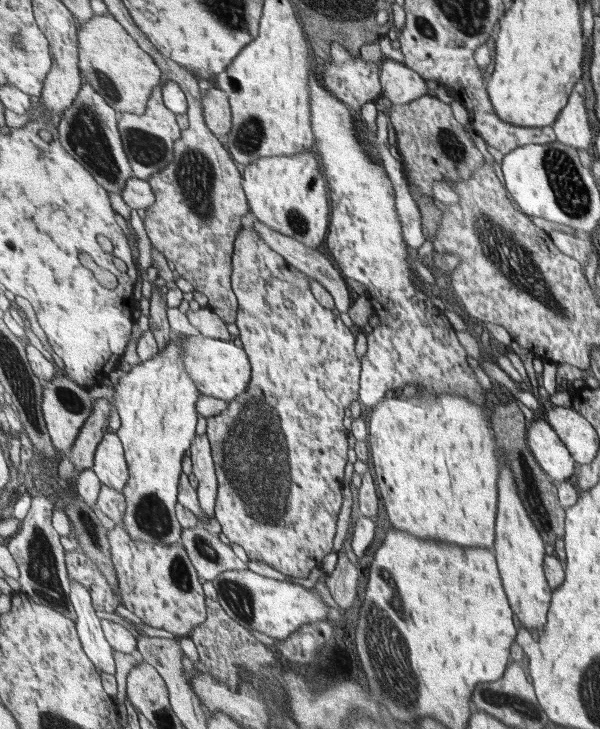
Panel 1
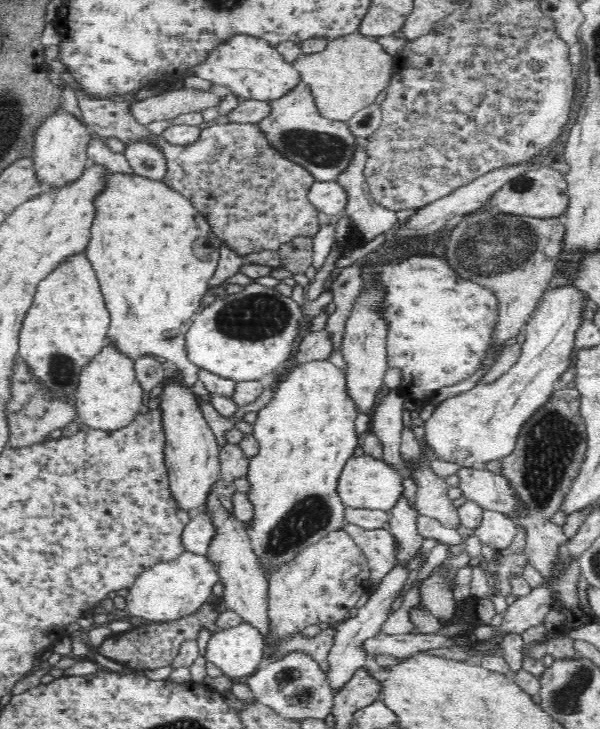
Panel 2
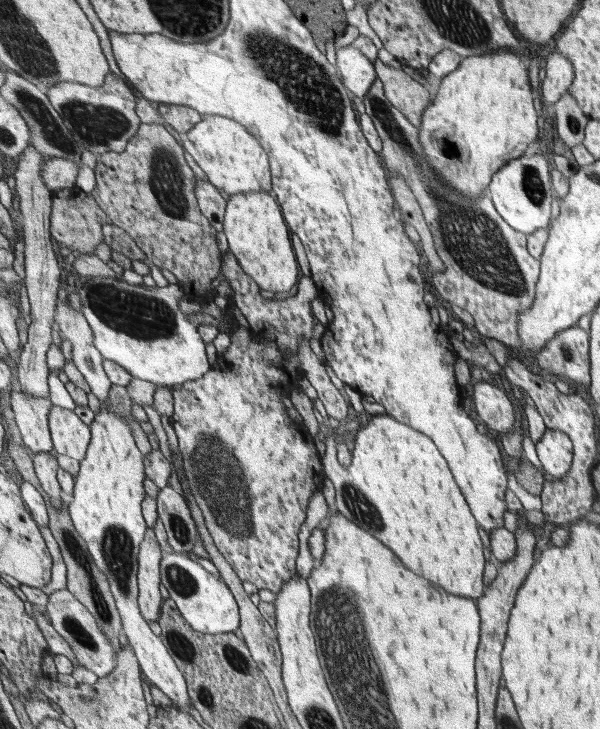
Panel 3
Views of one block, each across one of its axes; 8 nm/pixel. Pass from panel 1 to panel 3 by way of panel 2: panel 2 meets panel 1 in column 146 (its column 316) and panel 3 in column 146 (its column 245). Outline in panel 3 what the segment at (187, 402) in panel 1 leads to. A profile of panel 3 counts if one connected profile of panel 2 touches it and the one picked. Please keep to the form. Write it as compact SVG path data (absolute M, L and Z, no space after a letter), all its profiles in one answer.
M114 385L110 390L109 400L102 405L90 424L90 450L87 451L87 458L81 461L81 471L75 479L74 496L69 498L69 509L77 532L87 540L95 564L98 564L108 577L111 593L114 594L119 615L123 620L124 634L139 658L143 675L159 688L174 706L188 711L189 704L194 705L187 678L162 638L149 628L138 602L139 551L149 529L143 518L143 482L147 478L146 454L139 448L138 441L135 440L135 430L127 422L127 417L133 417L133 403L135 400L131 400L130 390L126 386Z

